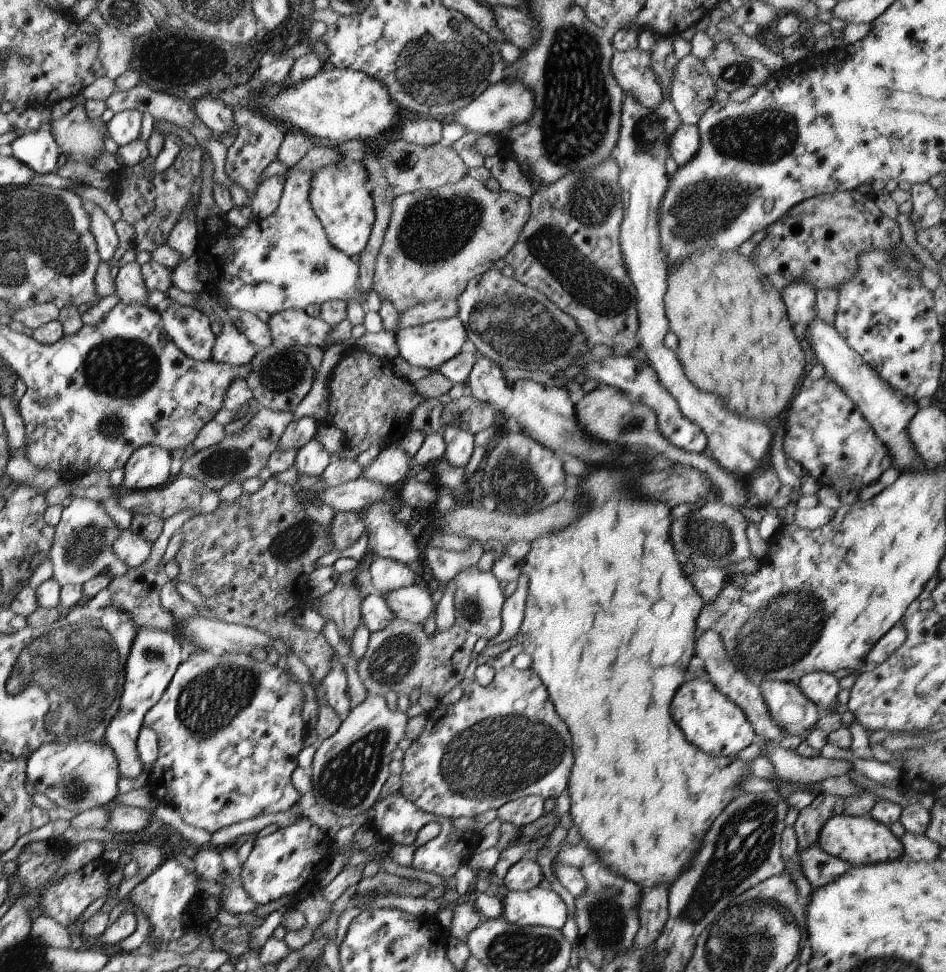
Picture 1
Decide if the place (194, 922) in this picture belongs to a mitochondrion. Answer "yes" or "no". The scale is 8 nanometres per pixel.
no

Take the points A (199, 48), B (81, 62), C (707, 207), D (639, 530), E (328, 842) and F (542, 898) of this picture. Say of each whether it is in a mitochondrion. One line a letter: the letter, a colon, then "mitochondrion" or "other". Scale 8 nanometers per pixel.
A: mitochondrion
B: other
C: mitochondrion
D: other
E: other
F: other

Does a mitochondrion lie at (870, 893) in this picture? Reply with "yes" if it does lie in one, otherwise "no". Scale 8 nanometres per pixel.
no

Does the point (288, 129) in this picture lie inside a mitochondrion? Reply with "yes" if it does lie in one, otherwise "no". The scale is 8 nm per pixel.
no

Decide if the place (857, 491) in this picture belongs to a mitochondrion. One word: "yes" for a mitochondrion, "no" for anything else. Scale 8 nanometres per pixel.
no

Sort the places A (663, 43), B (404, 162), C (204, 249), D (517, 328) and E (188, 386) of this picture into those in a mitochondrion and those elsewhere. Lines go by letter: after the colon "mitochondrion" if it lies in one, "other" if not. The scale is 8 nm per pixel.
A: other
B: mitochondrion
C: other
D: mitochondrion
E: other

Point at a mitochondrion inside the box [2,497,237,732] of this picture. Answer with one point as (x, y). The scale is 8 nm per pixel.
(85, 545)

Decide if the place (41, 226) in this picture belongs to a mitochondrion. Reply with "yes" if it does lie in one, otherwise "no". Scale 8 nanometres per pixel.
yes

